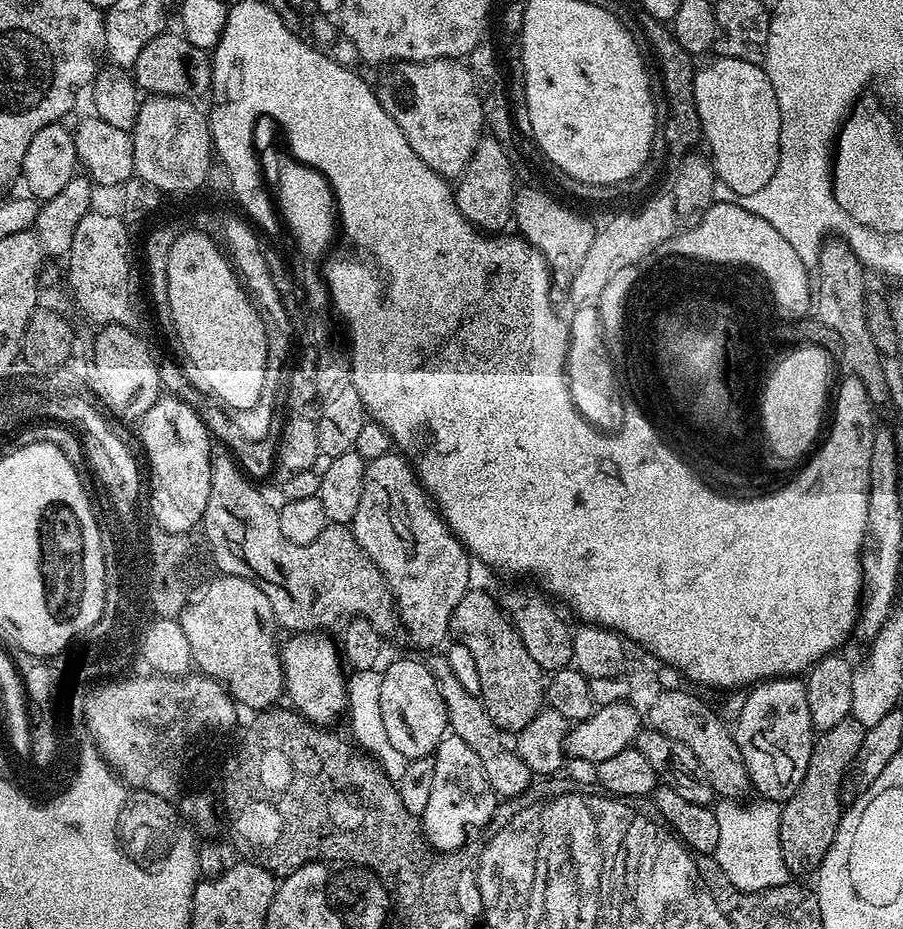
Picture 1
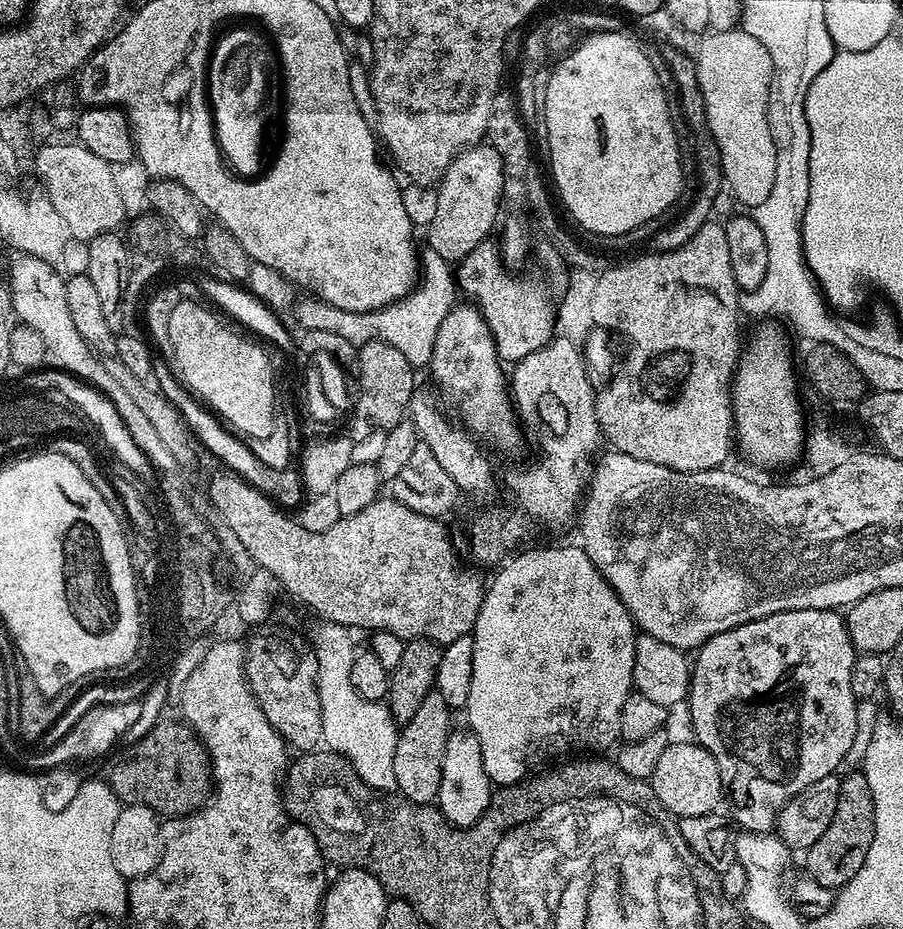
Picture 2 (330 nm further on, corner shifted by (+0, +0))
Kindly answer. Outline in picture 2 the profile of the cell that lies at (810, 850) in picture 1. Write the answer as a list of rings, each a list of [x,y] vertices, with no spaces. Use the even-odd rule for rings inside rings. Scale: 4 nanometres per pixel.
[[[849,771],[840,781],[838,790],[838,808],[834,810],[834,818],[830,818],[830,826],[826,826],[826,834],[814,842],[806,850],[808,856],[807,875],[822,886],[839,890],[862,870],[862,862],[866,862],[866,850],[870,850],[870,842],[874,842],[874,798],[870,794],[870,786],[866,782],[863,771]]]

